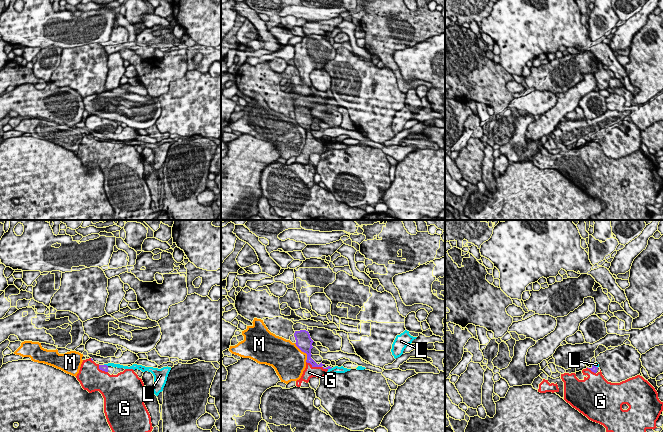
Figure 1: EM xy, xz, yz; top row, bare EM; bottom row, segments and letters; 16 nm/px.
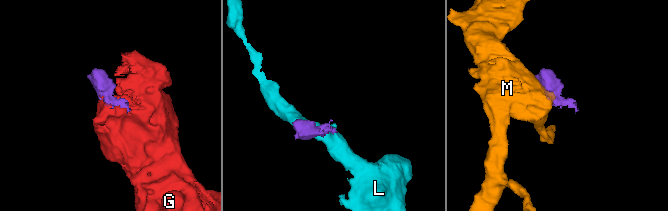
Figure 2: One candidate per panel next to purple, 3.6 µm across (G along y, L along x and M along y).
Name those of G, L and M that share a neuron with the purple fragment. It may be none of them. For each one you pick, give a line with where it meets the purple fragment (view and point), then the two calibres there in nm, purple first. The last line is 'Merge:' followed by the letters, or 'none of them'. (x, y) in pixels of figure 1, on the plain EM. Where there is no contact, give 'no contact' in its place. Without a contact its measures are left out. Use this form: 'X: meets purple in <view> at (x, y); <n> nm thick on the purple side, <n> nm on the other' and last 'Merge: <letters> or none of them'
G: meets purple in xz at (317, 142); 100 nm thick on the purple side, 190 nm on the other
Merge: G

